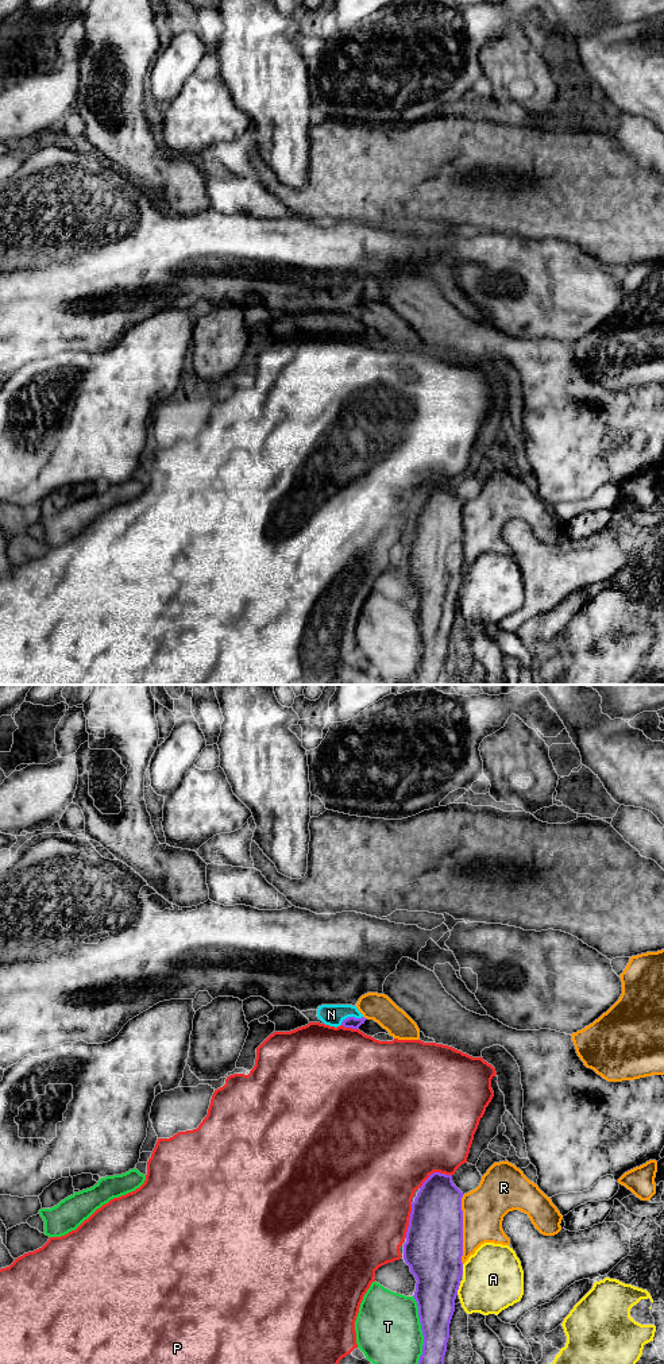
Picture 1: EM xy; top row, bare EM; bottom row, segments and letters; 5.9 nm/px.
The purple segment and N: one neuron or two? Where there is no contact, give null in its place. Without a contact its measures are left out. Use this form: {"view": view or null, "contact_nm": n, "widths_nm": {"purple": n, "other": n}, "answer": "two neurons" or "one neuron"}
{"view": "xy", "contact_nm": 140, "widths_nm": {"purple": 70, "other": 130}, "answer": "one neuron"}

